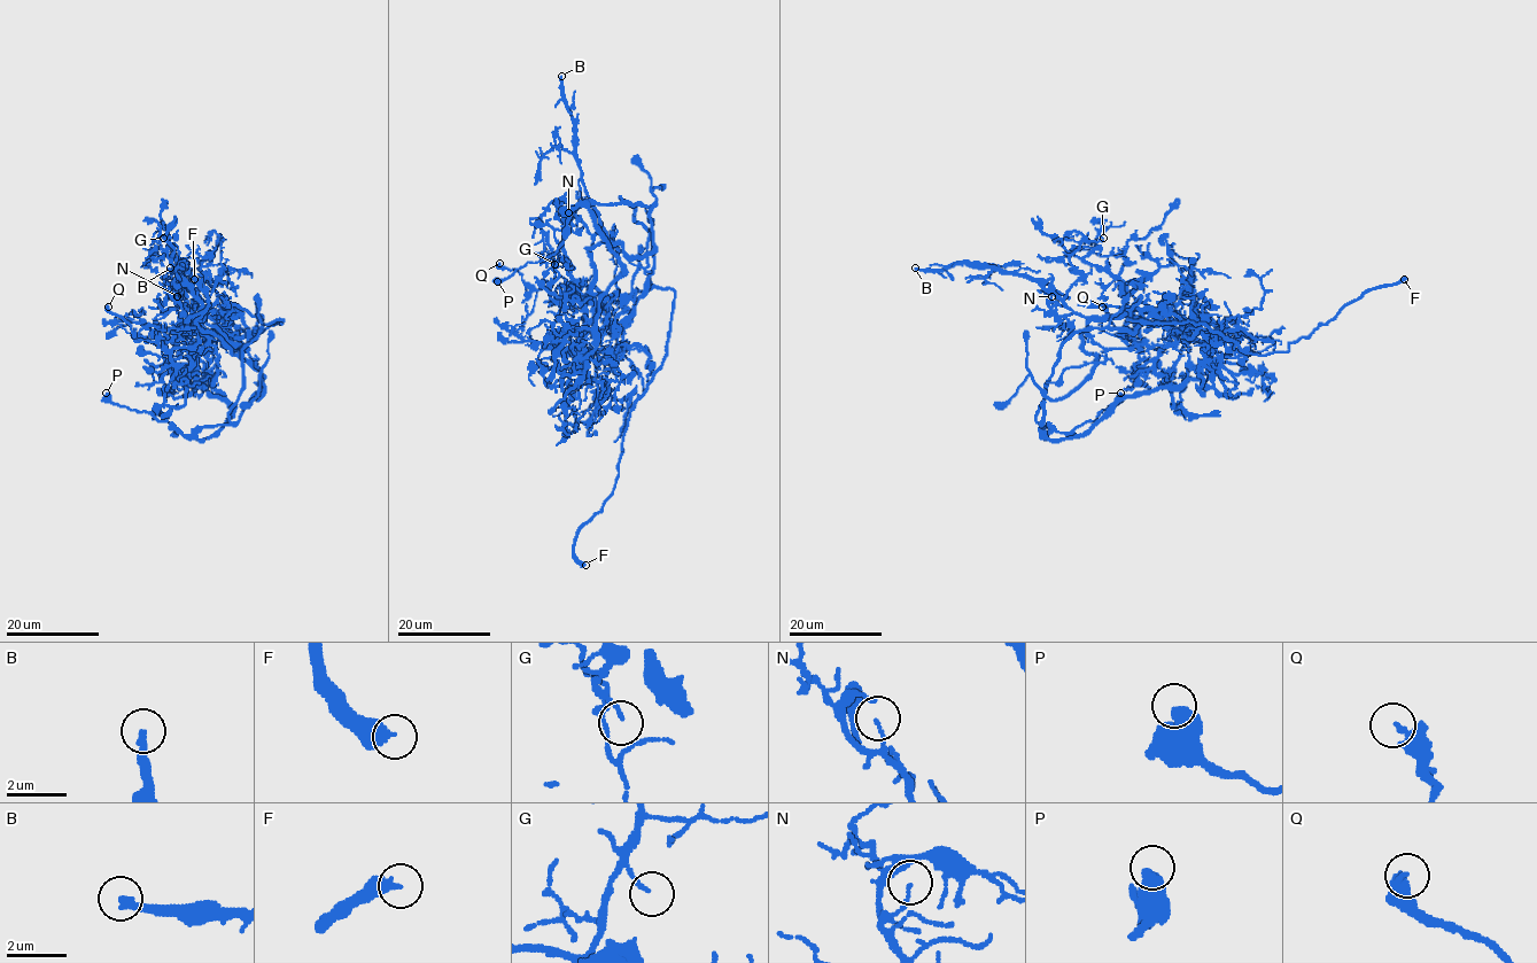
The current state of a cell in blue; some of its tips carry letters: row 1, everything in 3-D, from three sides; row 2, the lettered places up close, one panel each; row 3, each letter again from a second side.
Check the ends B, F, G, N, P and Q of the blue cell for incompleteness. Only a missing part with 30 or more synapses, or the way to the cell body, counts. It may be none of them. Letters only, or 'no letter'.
B, F

